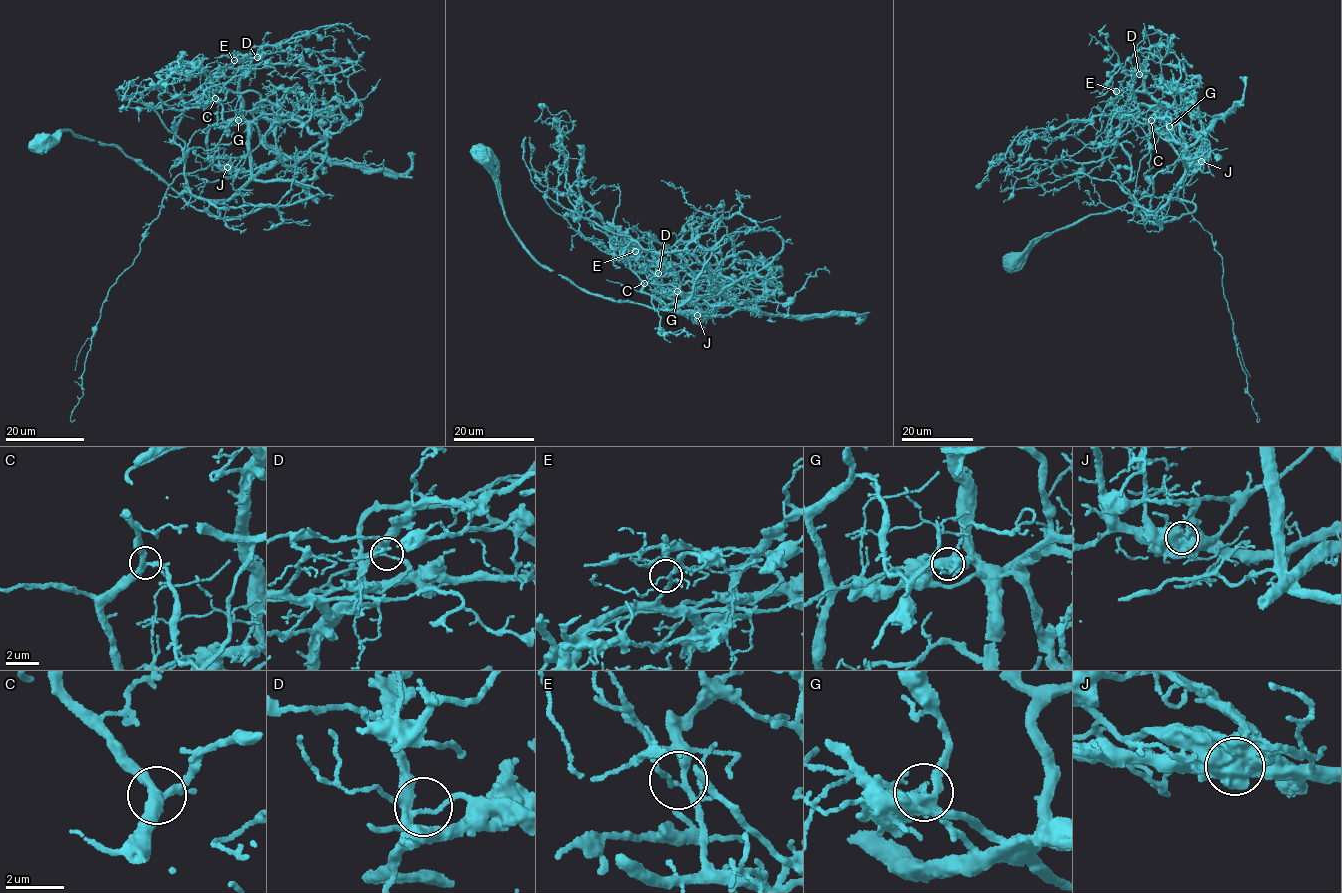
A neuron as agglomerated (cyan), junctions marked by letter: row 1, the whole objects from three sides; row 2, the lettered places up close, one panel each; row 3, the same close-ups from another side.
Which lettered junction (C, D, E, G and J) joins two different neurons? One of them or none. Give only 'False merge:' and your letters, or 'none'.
False merge: J

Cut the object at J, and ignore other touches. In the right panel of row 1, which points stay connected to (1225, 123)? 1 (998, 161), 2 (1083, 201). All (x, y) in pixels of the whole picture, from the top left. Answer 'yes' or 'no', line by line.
1: no
2: yes

